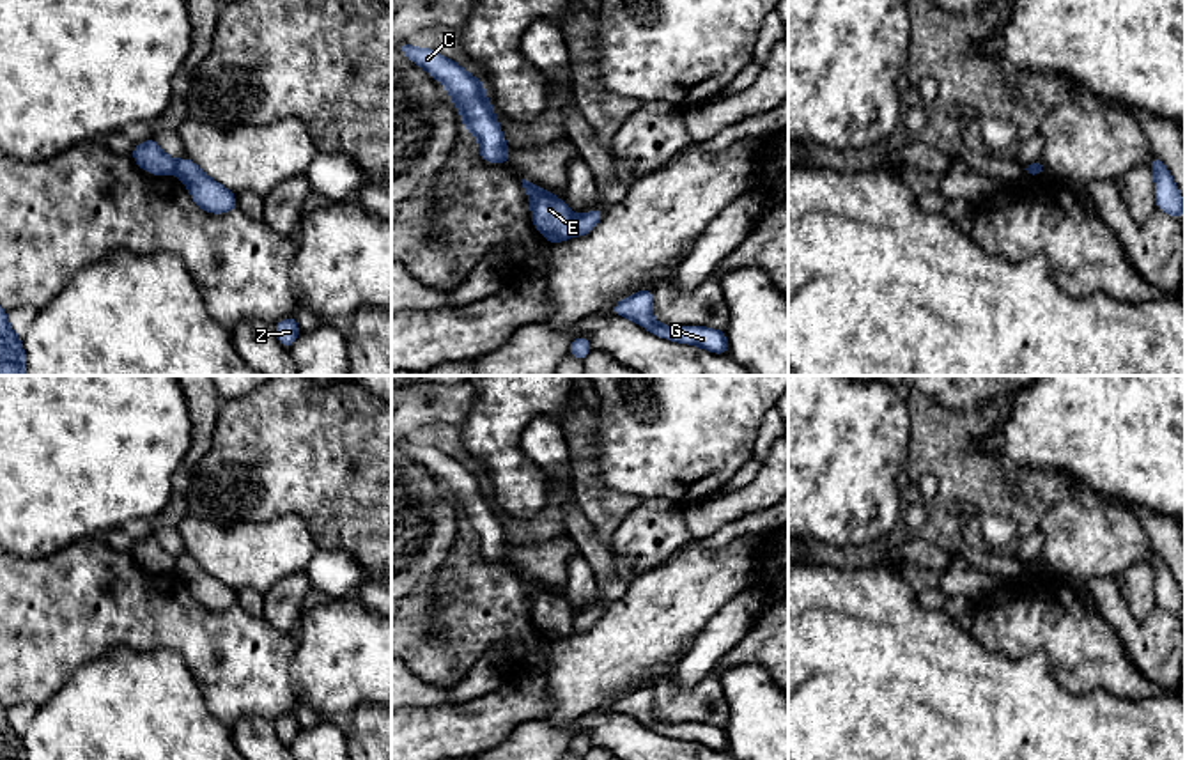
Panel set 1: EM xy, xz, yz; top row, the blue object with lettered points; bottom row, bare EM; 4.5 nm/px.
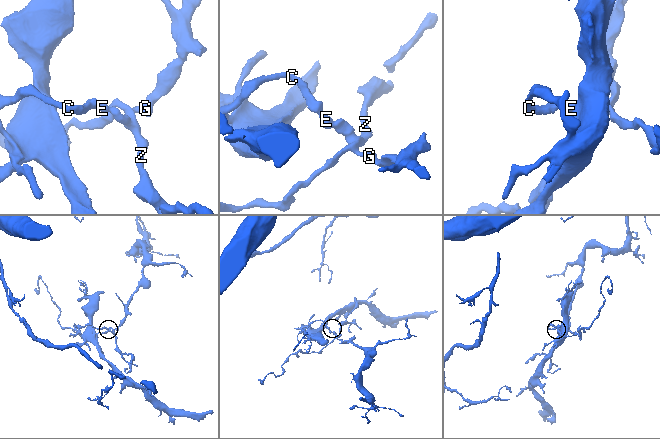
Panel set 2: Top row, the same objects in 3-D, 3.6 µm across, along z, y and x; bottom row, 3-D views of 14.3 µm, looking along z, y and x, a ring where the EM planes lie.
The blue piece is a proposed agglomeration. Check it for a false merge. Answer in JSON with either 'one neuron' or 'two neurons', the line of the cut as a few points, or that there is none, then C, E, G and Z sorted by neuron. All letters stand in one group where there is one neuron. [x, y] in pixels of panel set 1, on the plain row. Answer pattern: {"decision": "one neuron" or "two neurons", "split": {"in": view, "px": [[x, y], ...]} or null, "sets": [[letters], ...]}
{"decision": "two neurons", "split": {"in": "xz", "px": [[574, 617], [573, 631]]}, "sets": [["C", "E"], ["G", "Z"]]}

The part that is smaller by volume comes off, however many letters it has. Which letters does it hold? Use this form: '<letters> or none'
C, E

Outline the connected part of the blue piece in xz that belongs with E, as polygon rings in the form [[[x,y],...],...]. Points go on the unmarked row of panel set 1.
[[[521,576],[528,590],[533,624],[553,641],[574,632],[574,608],[558,593]]]

